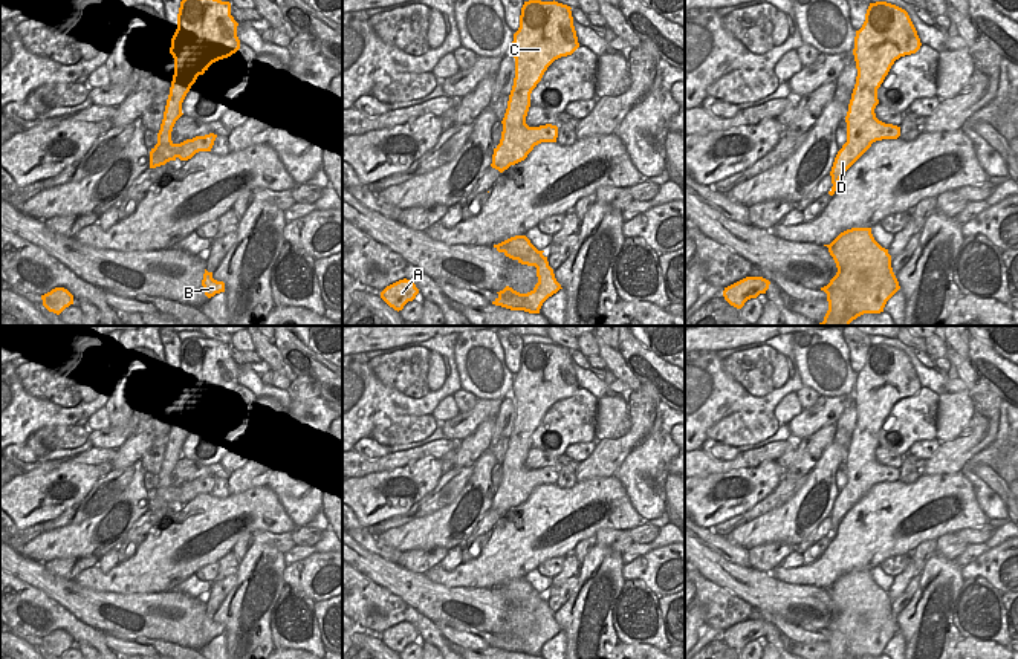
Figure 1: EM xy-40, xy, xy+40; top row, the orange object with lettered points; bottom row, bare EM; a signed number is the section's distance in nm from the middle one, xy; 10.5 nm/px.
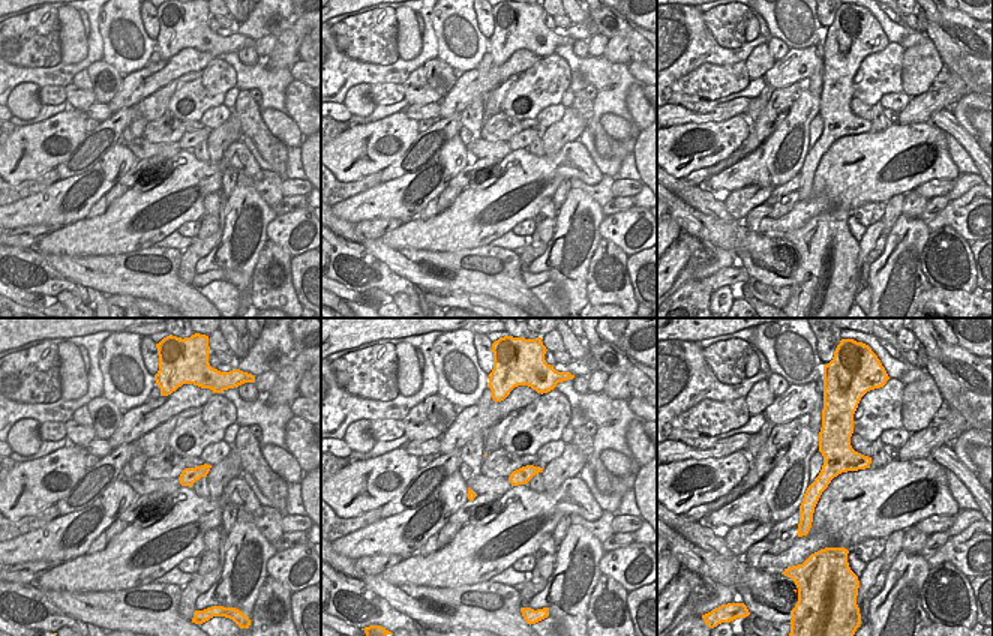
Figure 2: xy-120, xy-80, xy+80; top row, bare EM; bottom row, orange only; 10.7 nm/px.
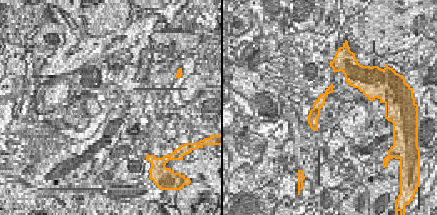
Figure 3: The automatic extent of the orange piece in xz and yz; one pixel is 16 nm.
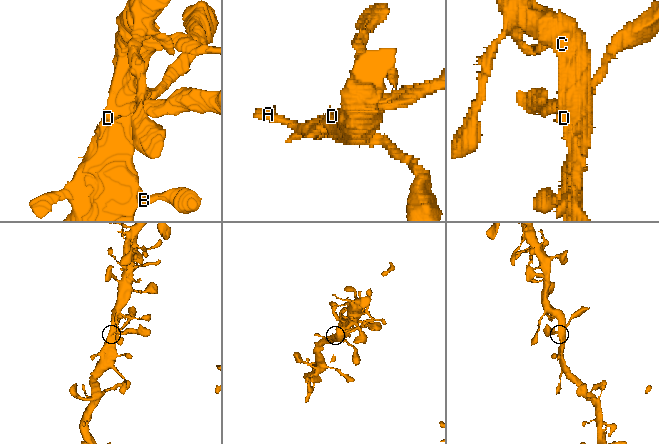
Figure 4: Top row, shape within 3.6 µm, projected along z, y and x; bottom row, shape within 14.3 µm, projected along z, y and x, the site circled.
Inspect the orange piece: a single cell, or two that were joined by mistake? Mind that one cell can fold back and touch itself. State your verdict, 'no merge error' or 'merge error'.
no merge error

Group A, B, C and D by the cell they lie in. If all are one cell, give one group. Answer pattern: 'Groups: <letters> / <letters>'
Groups: A B C D.

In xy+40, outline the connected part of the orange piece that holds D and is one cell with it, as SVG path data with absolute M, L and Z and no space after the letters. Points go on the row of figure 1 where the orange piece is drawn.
M887 2L870 3L865 21L854 37L858 76L845 116L847 142L838 151L830 171L833 183L830 196L835 194L845 171L873 142L900 136L900 127L876 118L877 89L894 61L916 54L920 46L917 31L905 9Z

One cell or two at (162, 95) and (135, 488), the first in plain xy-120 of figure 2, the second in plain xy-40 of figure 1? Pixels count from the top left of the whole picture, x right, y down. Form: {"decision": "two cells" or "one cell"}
{"decision": "two cells"}

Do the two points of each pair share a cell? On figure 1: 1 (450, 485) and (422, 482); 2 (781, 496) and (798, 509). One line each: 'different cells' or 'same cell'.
1: different cells
2: different cells

